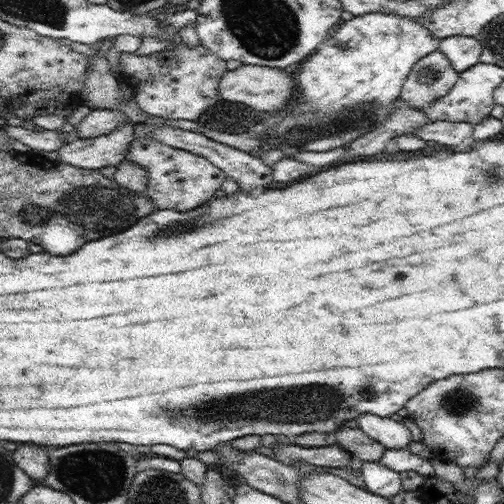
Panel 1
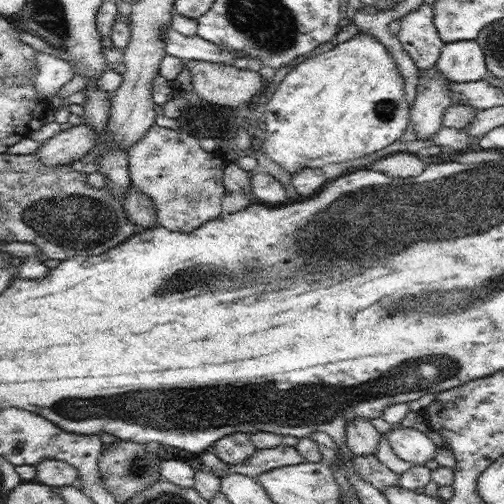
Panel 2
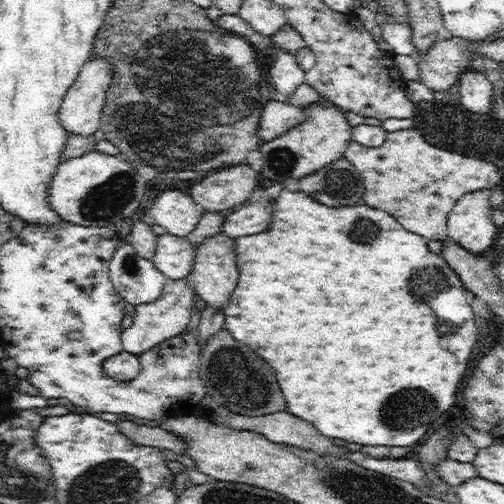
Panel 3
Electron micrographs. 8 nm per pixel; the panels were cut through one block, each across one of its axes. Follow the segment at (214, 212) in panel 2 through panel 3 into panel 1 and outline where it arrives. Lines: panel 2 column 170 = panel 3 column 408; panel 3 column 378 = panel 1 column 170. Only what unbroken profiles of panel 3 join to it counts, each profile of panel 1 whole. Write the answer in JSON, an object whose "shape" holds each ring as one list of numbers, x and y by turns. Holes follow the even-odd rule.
{"shape":[[137,138,131,142,127,160,131,164,139,164,147,172,147,190,145,194,153,200,155,210,175,210,189,212,193,208,201,208,205,202,215,198,215,190,221,188,225,176,219,168,209,164,203,156,195,156,187,150,179,150,173,146,165,146,151,138]]}

